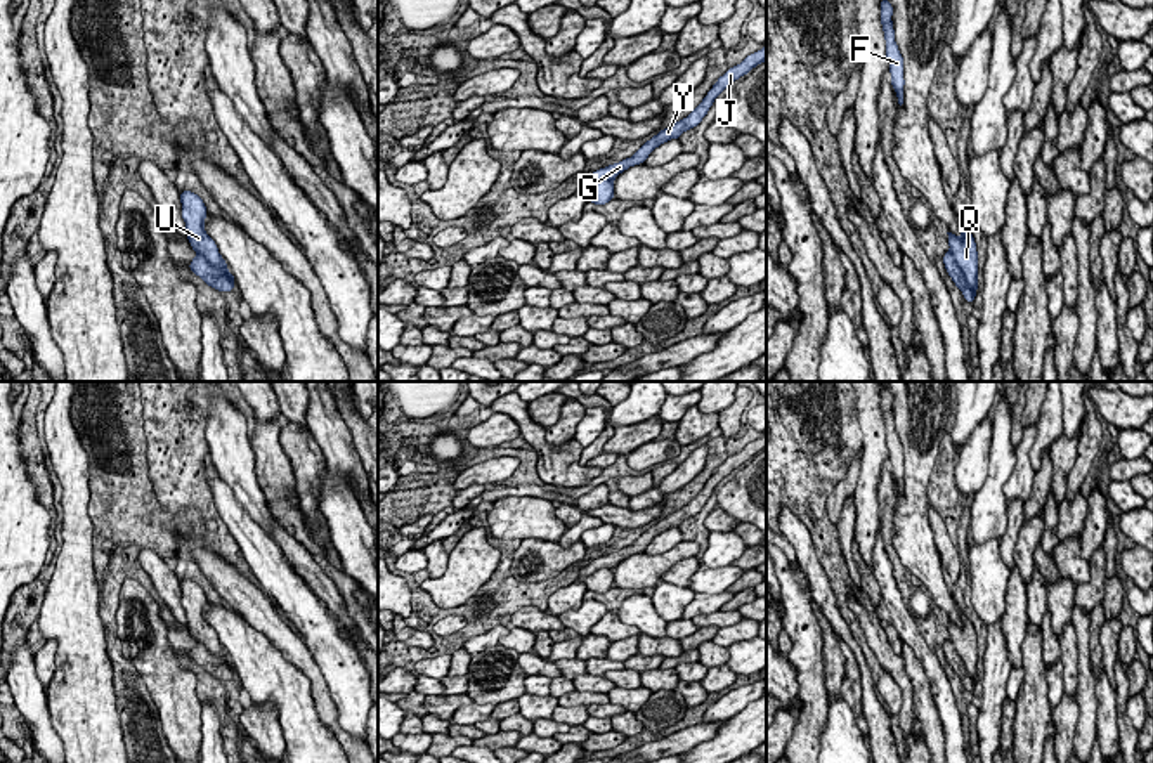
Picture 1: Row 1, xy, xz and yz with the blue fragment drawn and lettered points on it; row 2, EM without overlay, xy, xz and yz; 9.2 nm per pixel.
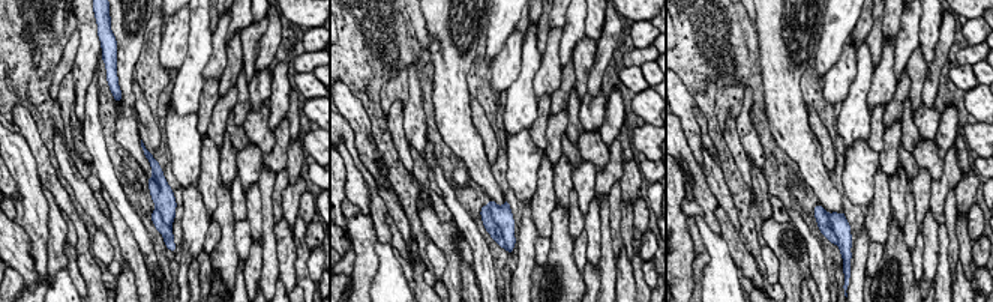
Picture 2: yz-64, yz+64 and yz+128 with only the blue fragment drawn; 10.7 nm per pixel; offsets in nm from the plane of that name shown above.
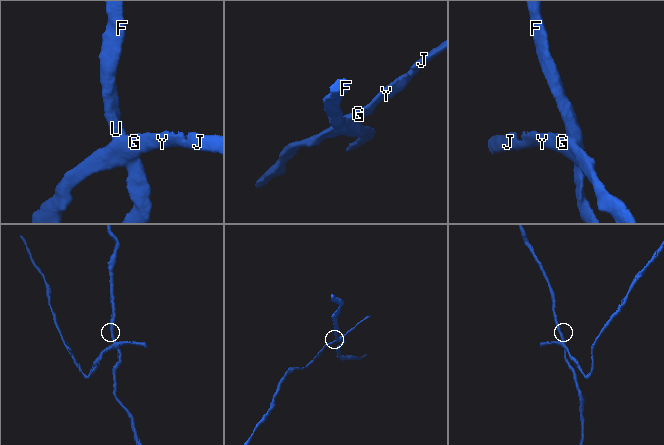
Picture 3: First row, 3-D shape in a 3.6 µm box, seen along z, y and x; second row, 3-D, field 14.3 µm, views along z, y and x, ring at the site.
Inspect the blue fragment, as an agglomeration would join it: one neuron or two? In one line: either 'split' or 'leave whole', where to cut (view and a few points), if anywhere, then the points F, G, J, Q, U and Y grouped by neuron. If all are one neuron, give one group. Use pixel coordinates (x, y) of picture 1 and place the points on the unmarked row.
split; cut yz (951, 639), (975, 684); groups F Q U / G J Y

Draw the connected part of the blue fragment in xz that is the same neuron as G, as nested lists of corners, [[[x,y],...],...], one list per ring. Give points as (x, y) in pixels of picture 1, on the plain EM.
[[[766,434],[749,442],[740,453],[730,456],[723,465],[718,466],[718,470],[713,473],[713,477],[706,482],[702,491],[683,508],[669,513],[668,517],[662,517],[657,524],[654,524],[650,529],[647,529],[631,546],[626,546],[619,551],[609,553],[605,557],[595,558],[590,565],[583,567],[579,571],[577,581],[584,583],[588,576],[600,569],[616,569],[619,562],[628,558],[629,555],[642,553],[648,546],[648,543],[659,536],[661,532],[668,531],[669,527],[680,527],[680,524],[694,515],[697,515],[702,506],[707,503],[709,496],[713,494],[714,487],[735,468],[747,463],[752,456],[766,449]]]

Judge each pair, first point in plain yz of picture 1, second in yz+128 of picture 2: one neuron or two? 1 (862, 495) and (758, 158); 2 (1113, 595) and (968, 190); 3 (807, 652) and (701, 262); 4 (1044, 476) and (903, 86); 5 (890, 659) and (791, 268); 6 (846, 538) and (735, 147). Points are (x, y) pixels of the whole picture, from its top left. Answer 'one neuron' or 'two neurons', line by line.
1: one neuron
2: one neuron
3: one neuron
4: one neuron
5: one neuron
6: one neuron

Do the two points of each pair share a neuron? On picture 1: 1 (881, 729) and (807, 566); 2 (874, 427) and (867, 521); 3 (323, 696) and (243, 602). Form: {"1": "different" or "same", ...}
{"1": "same", "2": "same", "3": "same"}

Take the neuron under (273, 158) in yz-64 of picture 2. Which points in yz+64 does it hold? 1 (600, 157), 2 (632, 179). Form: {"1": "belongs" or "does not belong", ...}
{"1": "does not belong", "2": "does not belong"}

